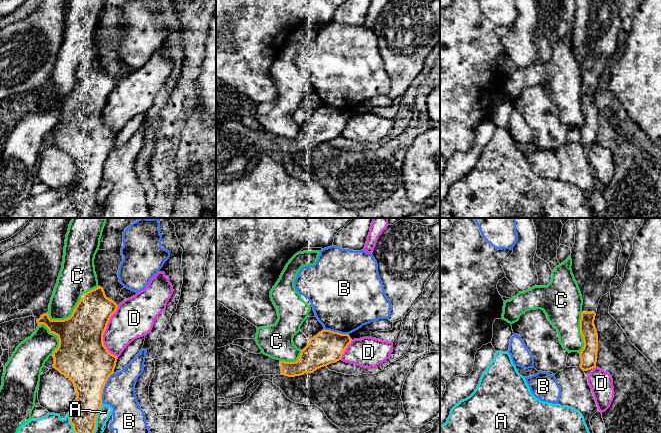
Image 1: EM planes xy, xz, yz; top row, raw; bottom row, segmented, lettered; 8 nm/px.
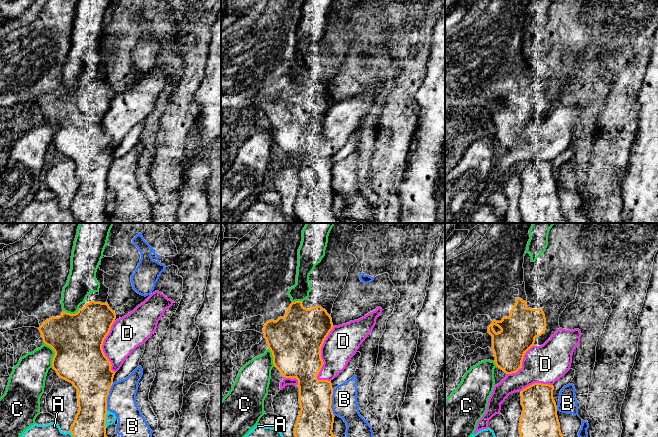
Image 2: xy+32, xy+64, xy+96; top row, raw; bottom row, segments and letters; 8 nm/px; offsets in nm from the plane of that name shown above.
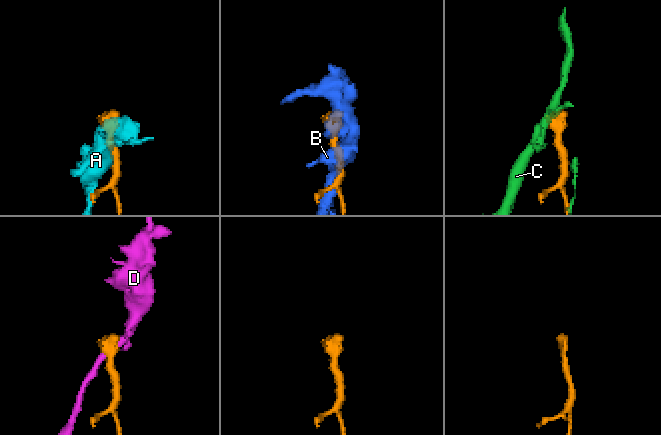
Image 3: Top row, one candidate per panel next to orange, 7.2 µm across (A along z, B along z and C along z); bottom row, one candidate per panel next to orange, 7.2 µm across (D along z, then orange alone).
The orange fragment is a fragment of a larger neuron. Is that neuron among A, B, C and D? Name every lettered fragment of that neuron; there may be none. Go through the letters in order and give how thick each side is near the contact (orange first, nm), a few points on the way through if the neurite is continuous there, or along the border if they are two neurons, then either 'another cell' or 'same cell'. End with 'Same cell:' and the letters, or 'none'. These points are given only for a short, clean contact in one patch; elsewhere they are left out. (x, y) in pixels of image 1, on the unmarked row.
A: calibres 200 and 100 nm; another cell
B: calibres 380 and 260 nm; another cell
C: calibres 360 and 240 nm; another cell
D: calibres 380 and 300 nm; another cell
Same cell: none

